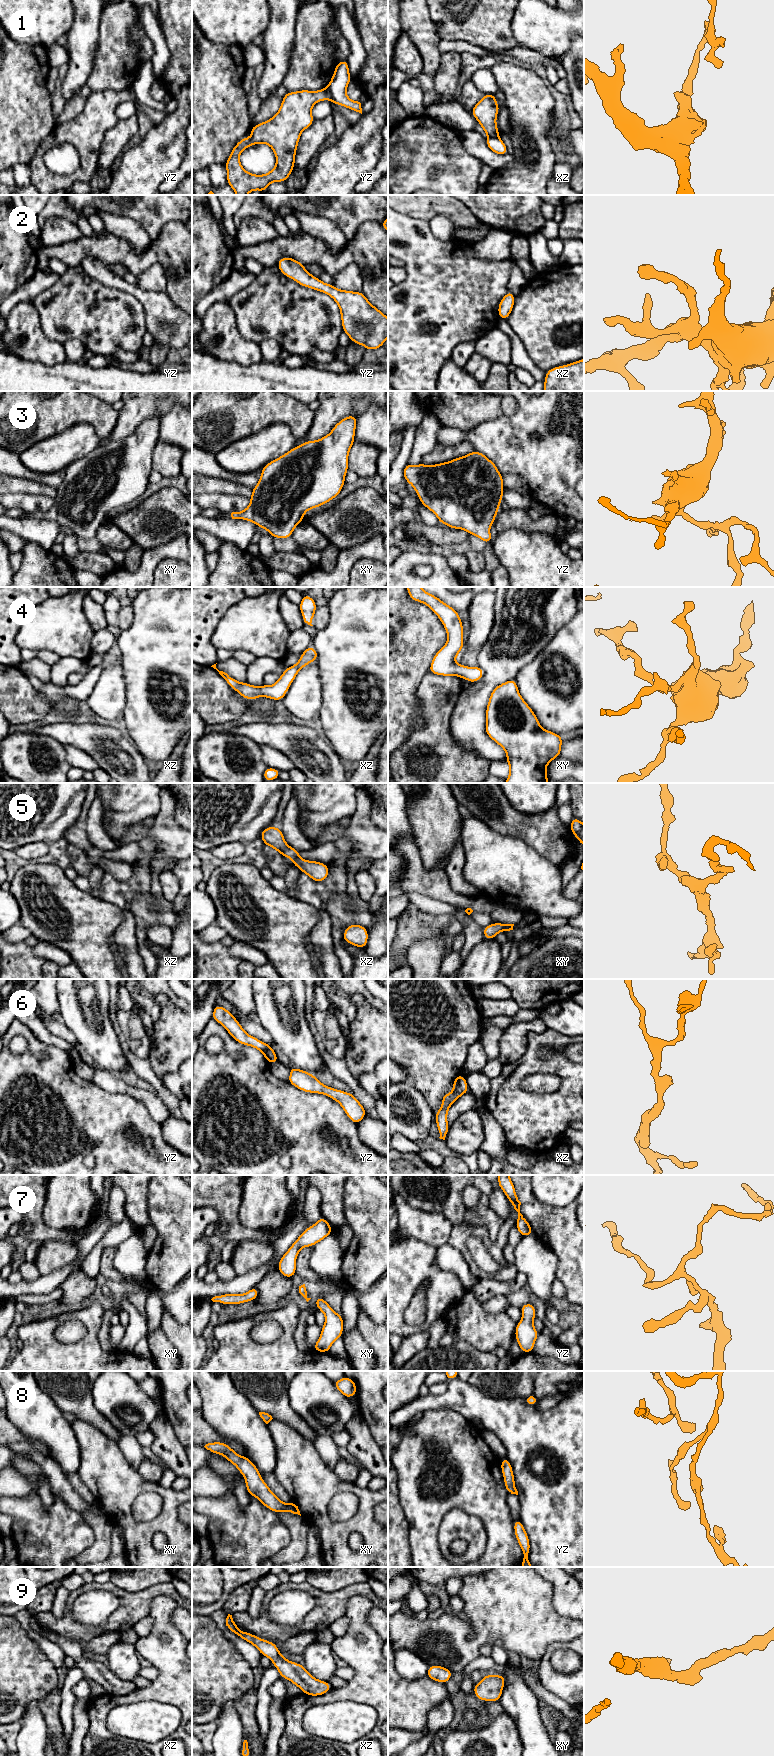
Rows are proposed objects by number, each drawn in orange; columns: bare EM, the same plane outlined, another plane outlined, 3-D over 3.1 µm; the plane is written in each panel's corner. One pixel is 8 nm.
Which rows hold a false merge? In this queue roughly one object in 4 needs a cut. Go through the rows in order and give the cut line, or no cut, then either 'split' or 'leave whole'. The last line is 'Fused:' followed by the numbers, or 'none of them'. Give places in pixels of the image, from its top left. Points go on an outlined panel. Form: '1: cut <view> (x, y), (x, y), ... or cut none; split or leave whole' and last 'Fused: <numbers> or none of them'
1: cut yz (327, 87), (331, 99); split
2: cut none; leave whole
3: cut none; leave whole
4: cut none; leave whole
5: cut none; leave whole
6: cut none; leave whole
7: cut none; leave whole
8: cut none; leave whole
9: cut none; leave whole
Fused: 1

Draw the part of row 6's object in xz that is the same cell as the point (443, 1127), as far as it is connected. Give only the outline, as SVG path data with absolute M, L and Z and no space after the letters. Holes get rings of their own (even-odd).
M462 1074L458 1075L453 1080L453 1092L445 1093L442 1097L441 1108L435 1113L435 1121L437 1123L440 1139L445 1140L449 1131L449 1124L447 1122L447 1114L450 1106L463 1094L469 1092L468 1085L466 1083L466 1077Z

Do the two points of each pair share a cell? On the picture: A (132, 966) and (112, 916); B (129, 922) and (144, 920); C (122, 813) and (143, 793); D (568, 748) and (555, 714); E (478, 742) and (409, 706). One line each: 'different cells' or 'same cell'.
A: different cells
B: different cells
C: same cell
D: different cells
E: different cells

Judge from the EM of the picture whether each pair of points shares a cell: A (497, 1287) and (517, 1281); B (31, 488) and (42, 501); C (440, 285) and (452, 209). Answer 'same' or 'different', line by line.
A: same
B: different
C: different

